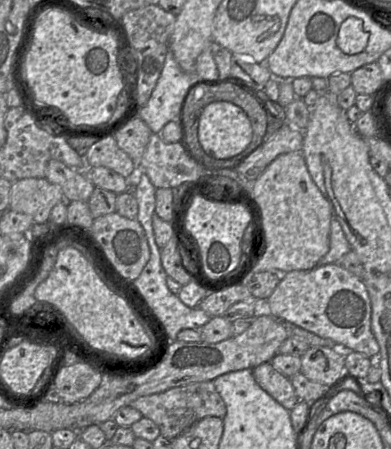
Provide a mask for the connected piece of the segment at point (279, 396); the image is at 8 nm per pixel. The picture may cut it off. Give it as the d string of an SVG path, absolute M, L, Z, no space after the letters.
M270 362L252 369L257 384L288 411L299 401L290 379L277 371Z

